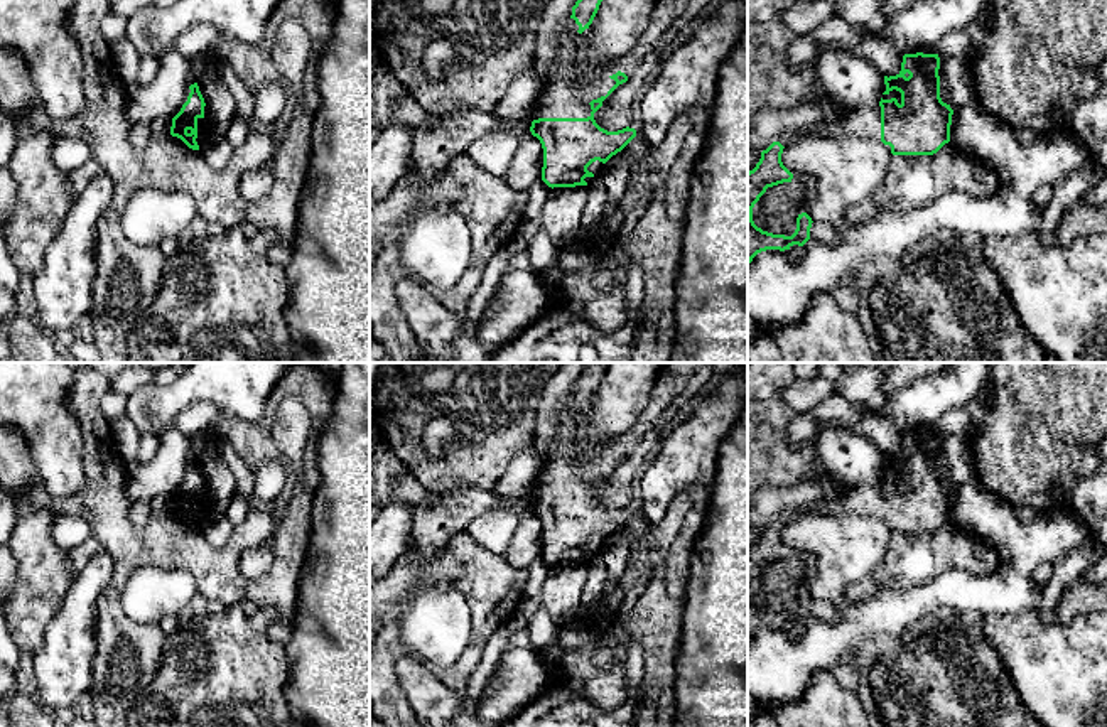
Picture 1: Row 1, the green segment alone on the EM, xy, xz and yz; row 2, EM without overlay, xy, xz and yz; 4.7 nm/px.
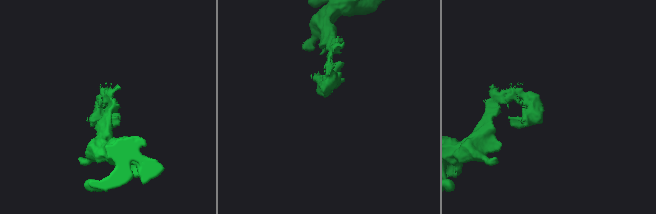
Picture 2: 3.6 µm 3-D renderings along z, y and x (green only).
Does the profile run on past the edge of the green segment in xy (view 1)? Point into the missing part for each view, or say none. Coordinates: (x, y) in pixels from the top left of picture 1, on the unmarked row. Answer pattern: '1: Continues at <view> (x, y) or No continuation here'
1: No continuation here

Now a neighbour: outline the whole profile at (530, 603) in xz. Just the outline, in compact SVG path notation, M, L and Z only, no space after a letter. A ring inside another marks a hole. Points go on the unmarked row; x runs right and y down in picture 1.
M542 557L533 560L528 567L528 582L523 595L516 606L516 611L523 612L530 622L542 609L542 585L548 577L552 565L548 565Z

